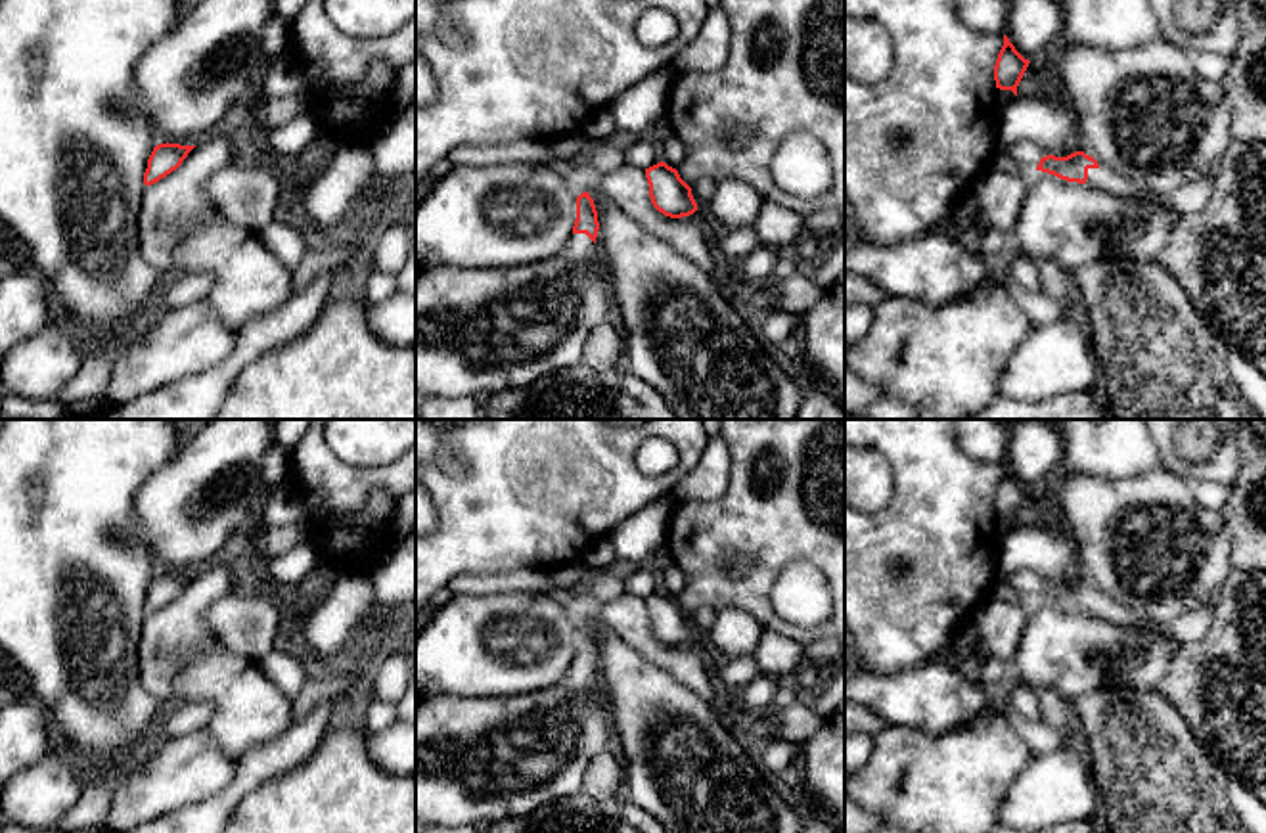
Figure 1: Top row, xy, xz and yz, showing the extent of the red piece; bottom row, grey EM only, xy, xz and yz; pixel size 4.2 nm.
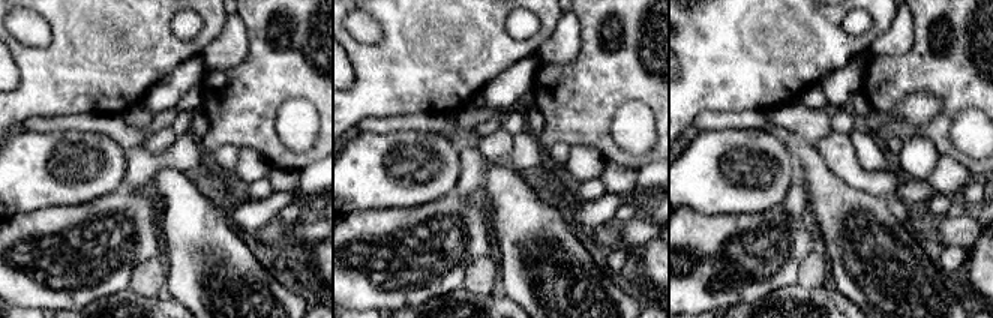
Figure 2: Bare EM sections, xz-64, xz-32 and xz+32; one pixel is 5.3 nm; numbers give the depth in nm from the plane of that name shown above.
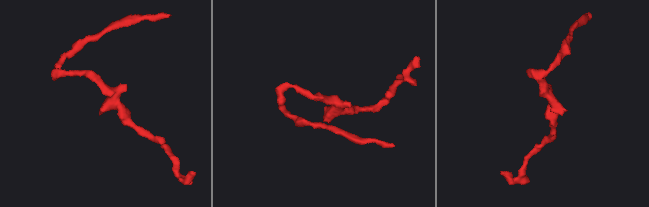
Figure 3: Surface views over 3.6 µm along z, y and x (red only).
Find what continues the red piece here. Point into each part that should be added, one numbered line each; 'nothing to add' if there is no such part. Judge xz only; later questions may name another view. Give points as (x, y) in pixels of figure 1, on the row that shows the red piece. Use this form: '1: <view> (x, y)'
1: xz (581, 247)

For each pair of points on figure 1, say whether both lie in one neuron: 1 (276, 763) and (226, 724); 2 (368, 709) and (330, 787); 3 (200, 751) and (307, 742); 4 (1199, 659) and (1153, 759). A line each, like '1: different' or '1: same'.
1: different
2: different
3: different
4: different

